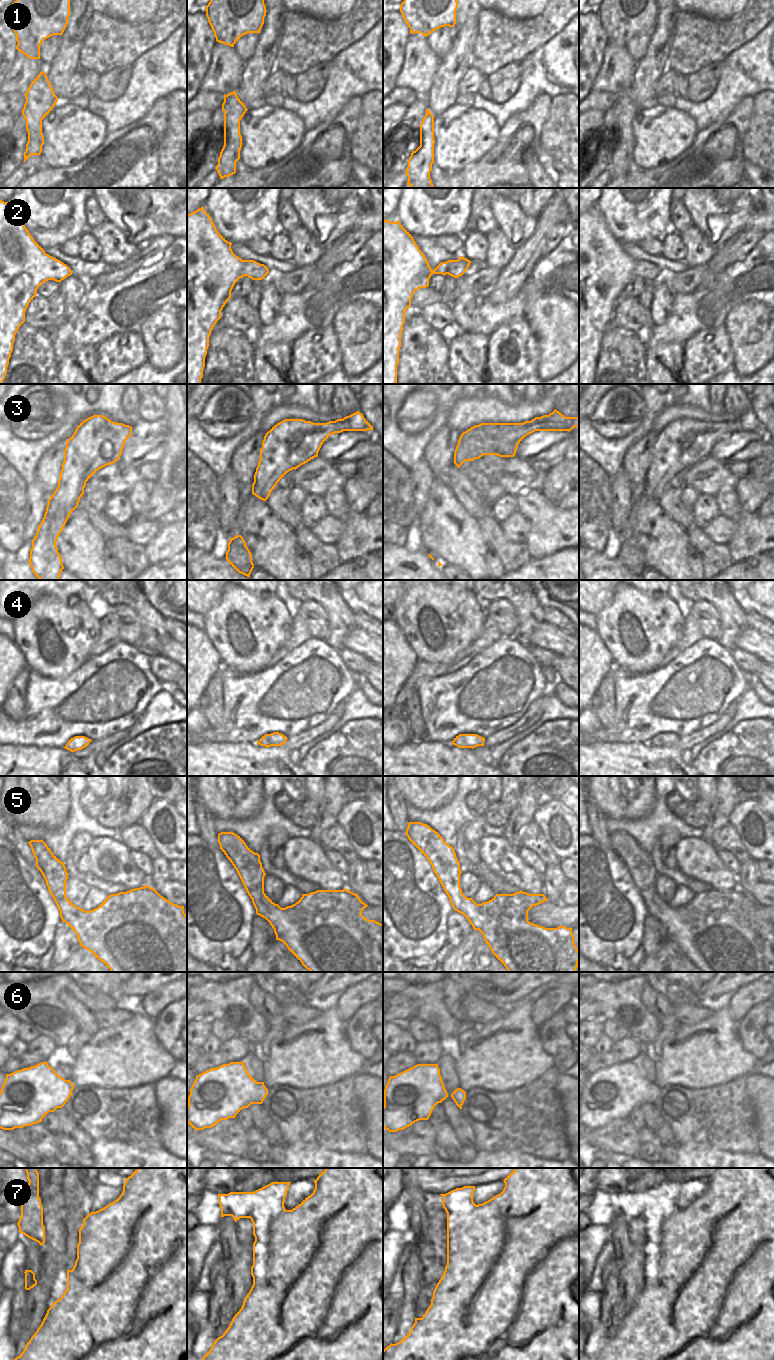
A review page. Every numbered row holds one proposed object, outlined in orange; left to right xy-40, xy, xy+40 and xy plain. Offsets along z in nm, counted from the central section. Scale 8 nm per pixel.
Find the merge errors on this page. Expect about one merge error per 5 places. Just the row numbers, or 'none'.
none

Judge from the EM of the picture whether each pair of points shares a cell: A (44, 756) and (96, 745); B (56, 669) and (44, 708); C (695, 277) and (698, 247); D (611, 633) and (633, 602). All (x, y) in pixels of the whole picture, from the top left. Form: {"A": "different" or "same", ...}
{"A": "same", "B": "different", "C": "different", "D": "same"}

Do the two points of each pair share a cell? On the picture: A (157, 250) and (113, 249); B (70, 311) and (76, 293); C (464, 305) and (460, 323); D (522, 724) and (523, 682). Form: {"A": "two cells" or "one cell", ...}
{"A": "two cells", "B": "one cell", "C": "one cell", "D": "two cells"}

